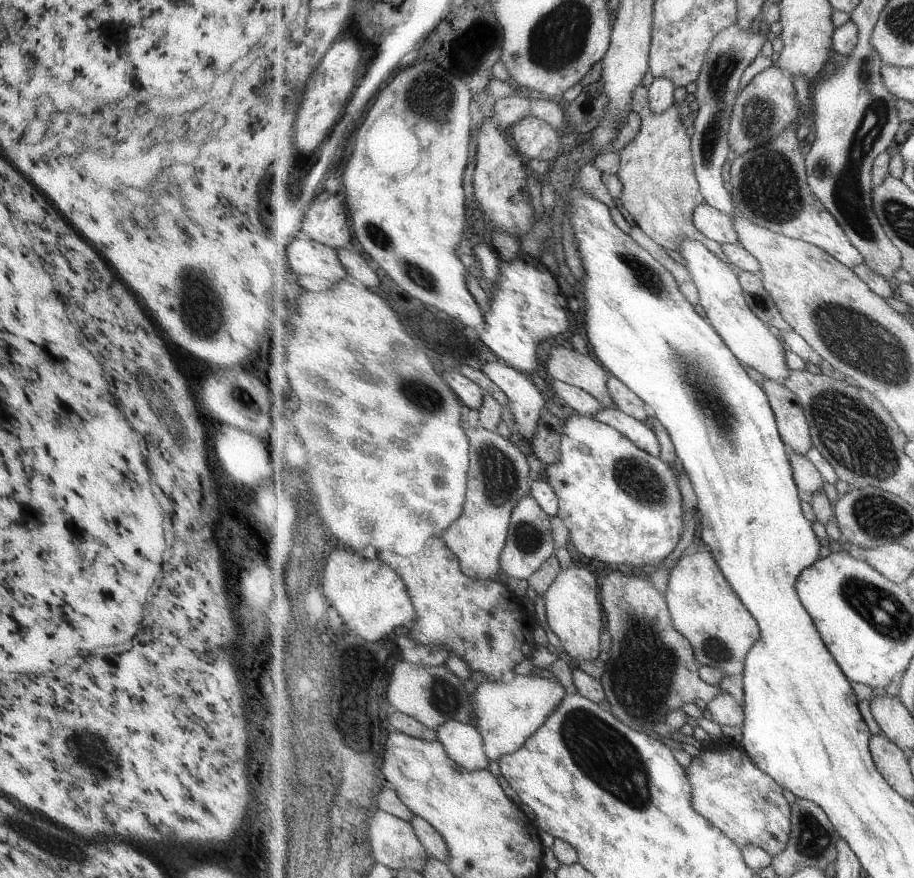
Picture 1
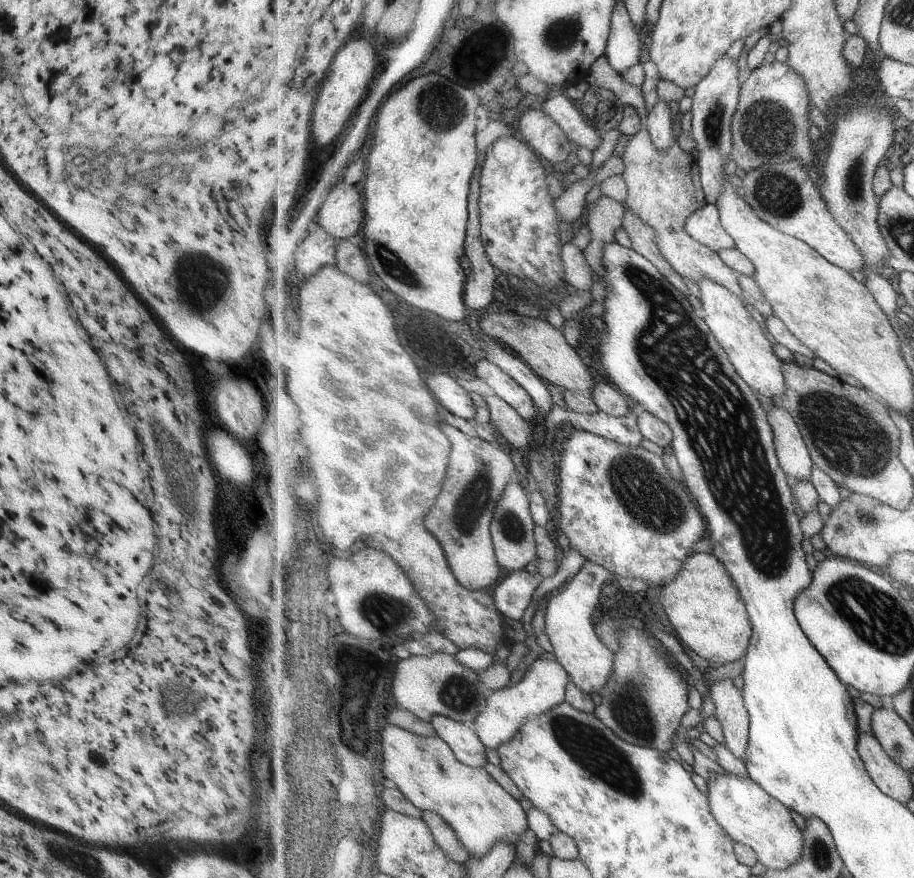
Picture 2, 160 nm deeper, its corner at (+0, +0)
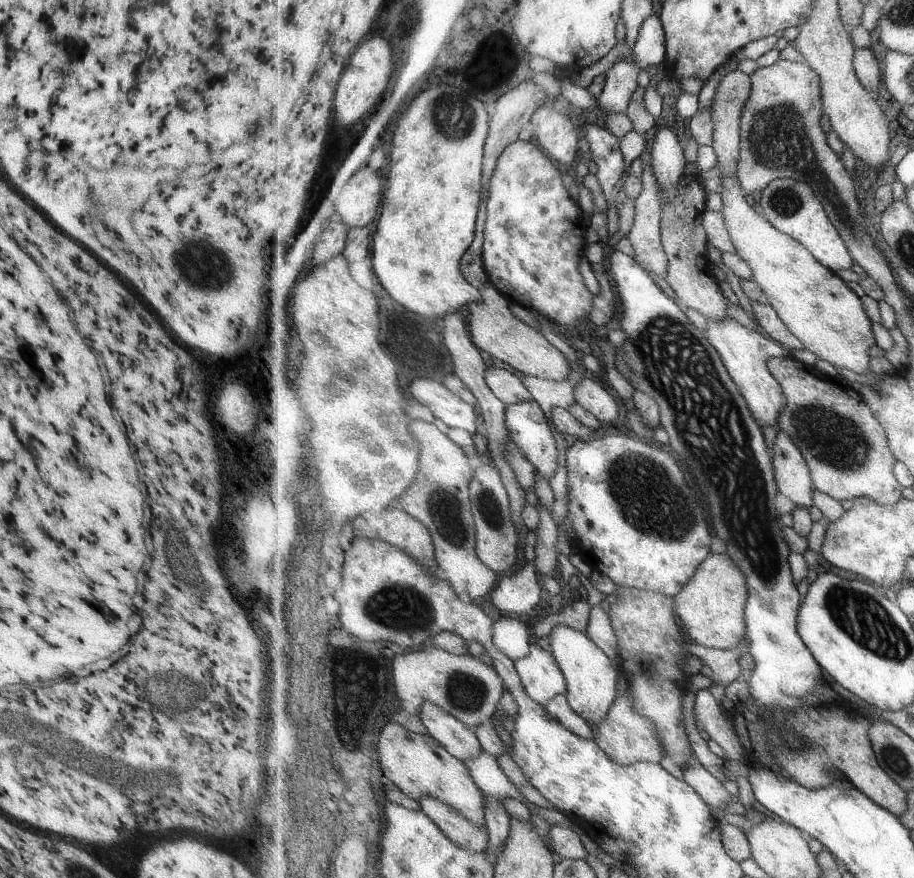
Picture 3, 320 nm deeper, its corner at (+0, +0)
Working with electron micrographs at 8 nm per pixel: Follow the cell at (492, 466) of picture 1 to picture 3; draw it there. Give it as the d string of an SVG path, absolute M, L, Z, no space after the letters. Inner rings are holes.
M413 419L409 428L421 442L421 472L401 496L399 505L429 528L440 570L456 593L461 596L466 594L473 600L485 598L489 592L495 591L500 581L497 572L479 560L477 552L477 524L471 502L471 482L475 470L481 468L485 460L477 455L469 456L437 424Z

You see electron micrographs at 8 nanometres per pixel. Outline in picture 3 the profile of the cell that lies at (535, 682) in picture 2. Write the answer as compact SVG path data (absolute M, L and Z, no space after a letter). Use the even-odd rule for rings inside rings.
M533 644L528 656L516 662L516 668L528 696L545 705L568 688L563 669L552 652Z

